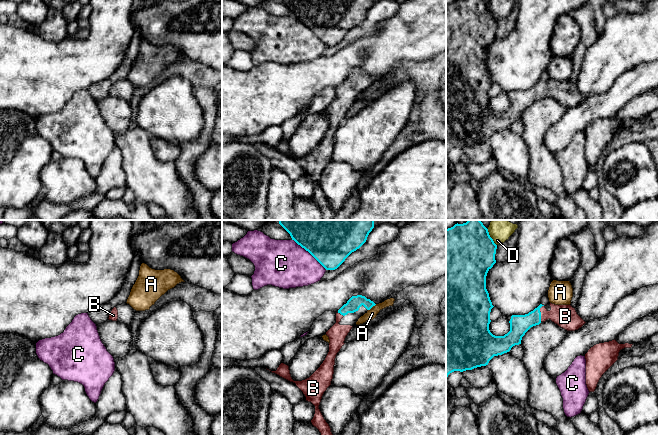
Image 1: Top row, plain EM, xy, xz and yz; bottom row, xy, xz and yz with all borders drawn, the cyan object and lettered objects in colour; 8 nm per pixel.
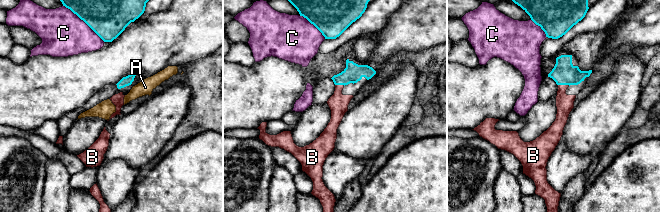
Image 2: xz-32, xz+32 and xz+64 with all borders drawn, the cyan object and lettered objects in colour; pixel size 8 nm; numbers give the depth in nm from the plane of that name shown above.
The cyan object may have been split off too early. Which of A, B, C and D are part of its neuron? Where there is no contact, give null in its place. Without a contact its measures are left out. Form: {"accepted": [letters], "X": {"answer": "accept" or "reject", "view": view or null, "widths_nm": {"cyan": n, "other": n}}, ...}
{"accepted": ["B"], "A": {"answer": "reject", "view": "xz", "widths_nm": {"cyan": 110, "other": 80}}, "B": {"answer": "accept", "view": "yz", "widths_nm": {"cyan": 160, "other": 190}}, "C": {"answer": "reject", "view": "xz", "widths_nm": {"cyan": 340, "other": 380}}, "D": {"answer": "reject", "view": "yz", "widths_nm": {"cyan": 480, "other": 150}}}

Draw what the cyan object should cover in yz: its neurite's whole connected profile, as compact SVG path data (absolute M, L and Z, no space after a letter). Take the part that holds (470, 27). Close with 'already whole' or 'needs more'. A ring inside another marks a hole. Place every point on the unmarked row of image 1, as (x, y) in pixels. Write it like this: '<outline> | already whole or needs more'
M455 0L446 5L446 154L454 147L472 146L488 141L498 131L521 120L522 113L533 102L550 95L567 107L575 107L586 98L571 81L550 79L548 87L540 80L525 91L512 91L510 107L504 112L495 112L489 106L490 88L494 83L486 65L486 52L496 39L497 21L483 0Z | needs more

